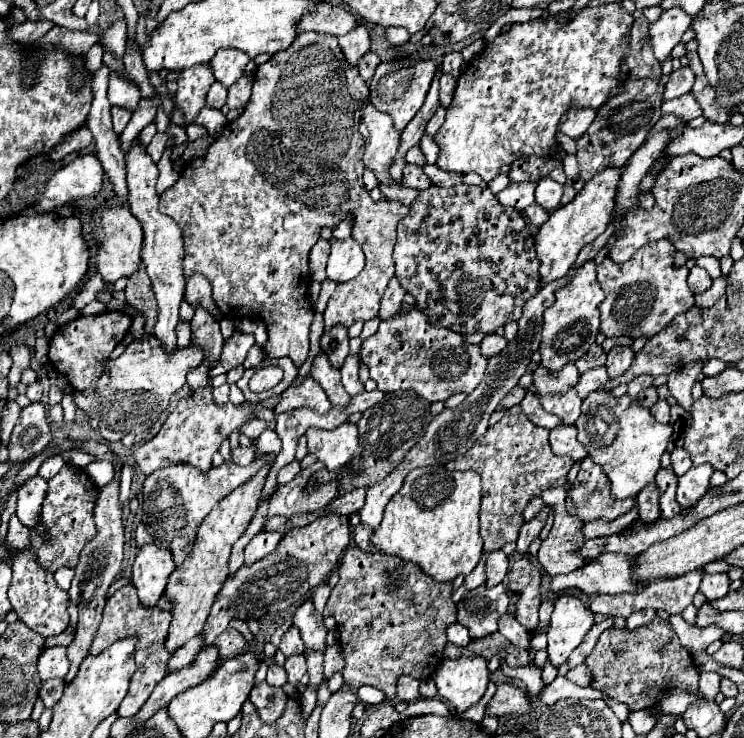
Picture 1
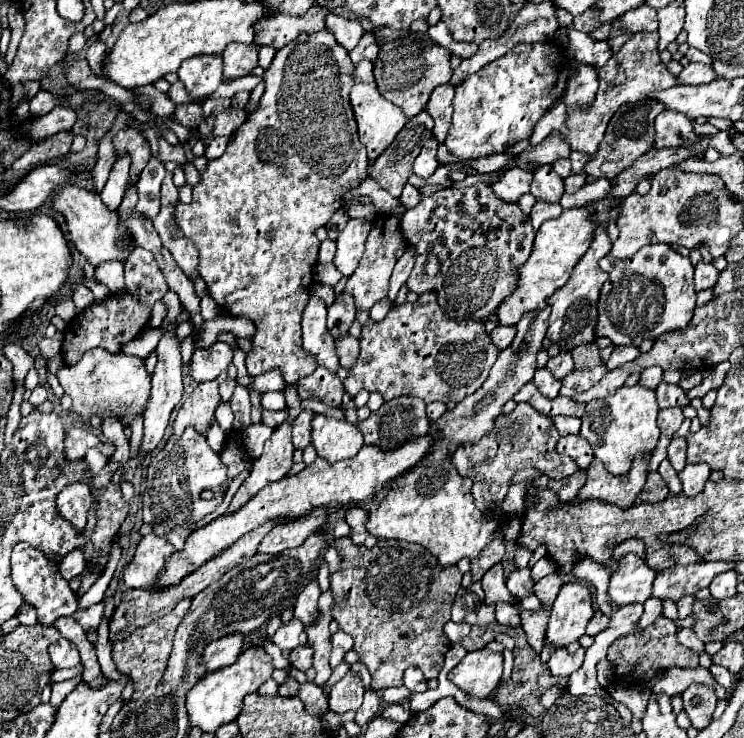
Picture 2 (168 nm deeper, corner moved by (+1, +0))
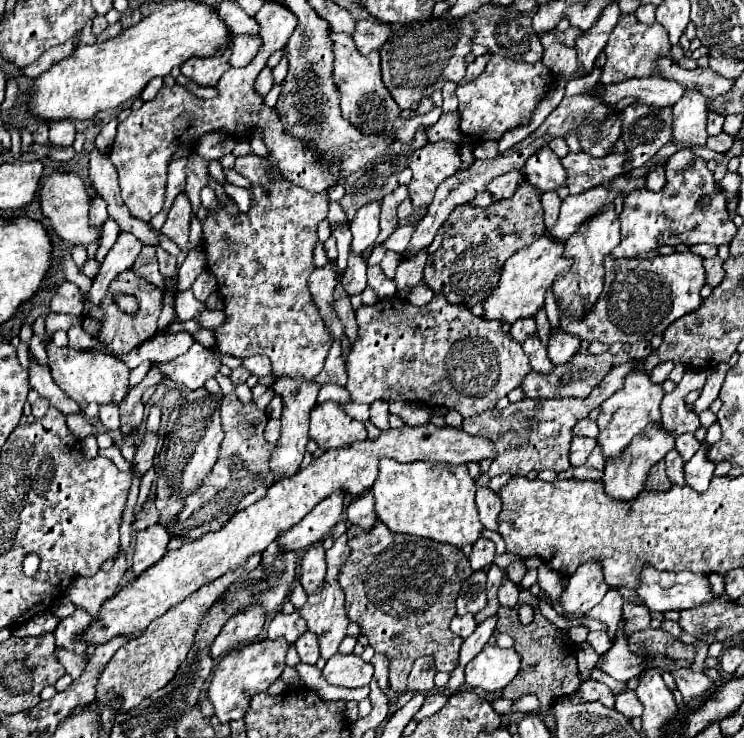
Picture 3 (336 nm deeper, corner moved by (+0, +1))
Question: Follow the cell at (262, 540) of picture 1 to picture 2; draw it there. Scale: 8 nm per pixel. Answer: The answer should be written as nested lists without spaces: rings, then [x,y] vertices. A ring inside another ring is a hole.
[[[319,509],[307,517],[301,517],[299,521],[289,521],[283,527],[277,525],[275,529],[271,529],[271,533],[259,543],[257,553],[269,553],[269,555],[277,555],[285,549],[291,549],[295,545],[301,545],[303,539],[307,539],[307,535],[311,535],[313,531],[317,531],[319,527],[323,527],[327,521],[325,513],[319,513]]]

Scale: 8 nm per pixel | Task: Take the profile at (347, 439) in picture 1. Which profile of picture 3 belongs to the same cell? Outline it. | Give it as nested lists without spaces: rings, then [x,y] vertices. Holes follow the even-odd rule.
[[[328,400],[312,408],[310,438],[316,440],[322,450],[340,448],[350,442],[364,440],[366,428],[362,422],[350,418],[340,404]]]

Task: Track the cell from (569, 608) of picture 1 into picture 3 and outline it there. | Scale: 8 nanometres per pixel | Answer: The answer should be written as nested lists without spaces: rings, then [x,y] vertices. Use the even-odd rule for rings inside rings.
[[[586,562],[582,564],[574,576],[570,576],[568,588],[562,592],[560,602],[566,610],[566,616],[584,614],[586,610],[594,608],[602,602],[604,594],[608,592],[608,584],[604,582],[602,564],[600,562]]]

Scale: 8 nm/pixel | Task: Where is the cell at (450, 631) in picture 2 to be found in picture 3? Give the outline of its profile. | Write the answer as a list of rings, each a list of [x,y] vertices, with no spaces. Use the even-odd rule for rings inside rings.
[[[464,614],[464,616],[456,616],[450,624],[450,630],[462,638],[468,638],[474,630],[476,630],[476,620],[472,614]]]

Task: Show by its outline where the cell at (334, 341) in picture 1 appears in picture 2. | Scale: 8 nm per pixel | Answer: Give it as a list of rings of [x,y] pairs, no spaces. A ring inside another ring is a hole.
[[[339,295],[327,313],[327,329],[335,339],[347,335],[351,323],[355,321],[355,307],[351,303],[351,295]]]

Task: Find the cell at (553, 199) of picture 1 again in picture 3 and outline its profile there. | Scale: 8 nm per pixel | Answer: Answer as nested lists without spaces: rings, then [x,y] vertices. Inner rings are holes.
[[[548,146],[534,152],[526,160],[522,172],[526,174],[528,182],[532,182],[532,186],[536,186],[542,192],[556,190],[558,186],[562,186],[566,182],[566,170],[564,170],[562,162],[556,154],[552,154],[552,150]]]

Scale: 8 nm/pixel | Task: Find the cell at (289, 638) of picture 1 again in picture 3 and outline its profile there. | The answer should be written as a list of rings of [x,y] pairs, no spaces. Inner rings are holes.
[[[278,612],[278,614],[272,618],[270,626],[268,626],[268,638],[270,638],[270,640],[276,640],[276,638],[284,636],[290,644],[294,644],[296,638],[298,638],[300,634],[304,634],[306,630],[308,630],[308,628],[304,626],[304,618],[300,618],[298,612],[292,612],[292,614],[282,614],[282,612]]]

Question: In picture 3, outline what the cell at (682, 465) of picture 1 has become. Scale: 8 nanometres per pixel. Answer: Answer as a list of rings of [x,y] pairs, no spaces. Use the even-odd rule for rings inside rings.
[[[680,434],[680,436],[676,438],[676,450],[680,452],[680,456],[682,456],[686,462],[698,452],[700,446],[702,446],[702,444],[696,440],[694,434]]]

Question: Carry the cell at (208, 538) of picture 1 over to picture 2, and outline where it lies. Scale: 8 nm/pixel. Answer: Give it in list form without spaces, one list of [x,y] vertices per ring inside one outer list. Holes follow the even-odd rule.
[[[293,419],[281,423],[271,439],[265,443],[263,455],[253,461],[253,469],[243,485],[231,499],[227,513],[239,511],[249,499],[253,499],[269,481],[279,481],[287,475],[293,465],[293,443],[291,443],[291,423]]]

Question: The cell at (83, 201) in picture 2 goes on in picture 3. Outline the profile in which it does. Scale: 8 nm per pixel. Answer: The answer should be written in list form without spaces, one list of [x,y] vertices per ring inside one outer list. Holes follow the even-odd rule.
[[[56,172],[50,174],[42,188],[40,188],[40,206],[42,206],[42,214],[52,222],[54,232],[70,242],[70,244],[84,244],[88,246],[90,242],[100,238],[100,230],[92,228],[88,222],[88,208],[90,208],[90,196],[86,192],[86,186],[82,184],[82,178],[70,172]]]

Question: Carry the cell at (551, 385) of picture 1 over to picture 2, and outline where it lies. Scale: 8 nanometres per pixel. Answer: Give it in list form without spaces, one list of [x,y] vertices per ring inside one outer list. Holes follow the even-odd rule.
[[[559,353],[547,361],[547,369],[553,373],[557,381],[563,381],[573,371],[573,359],[571,353]]]

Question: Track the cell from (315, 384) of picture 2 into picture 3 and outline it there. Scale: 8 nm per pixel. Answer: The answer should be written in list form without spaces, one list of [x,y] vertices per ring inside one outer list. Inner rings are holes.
[[[334,342],[328,358],[326,358],[326,364],[324,364],[324,370],[314,378],[314,382],[318,382],[320,386],[322,384],[338,384],[338,386],[344,386],[346,384],[346,358],[342,356],[342,346],[340,342]]]

